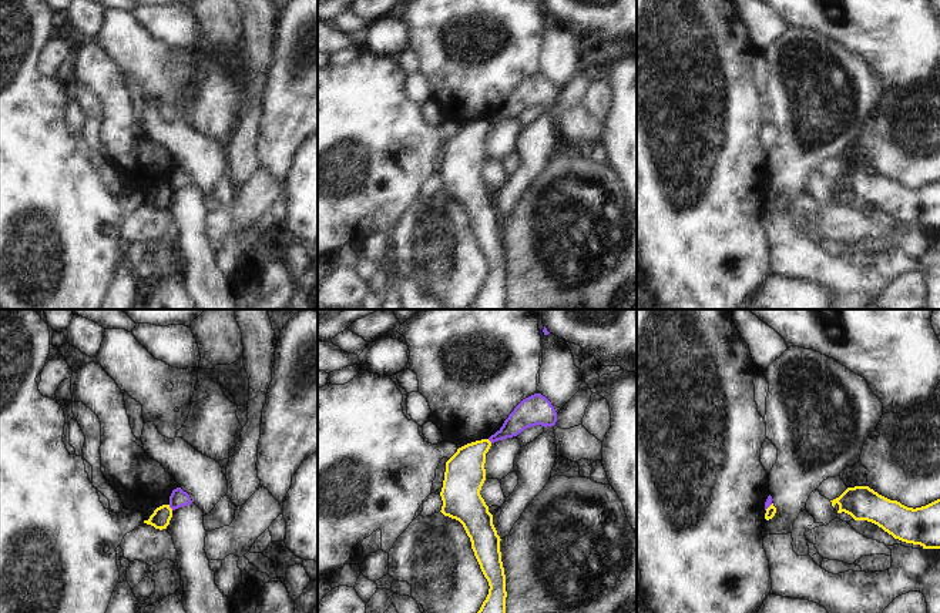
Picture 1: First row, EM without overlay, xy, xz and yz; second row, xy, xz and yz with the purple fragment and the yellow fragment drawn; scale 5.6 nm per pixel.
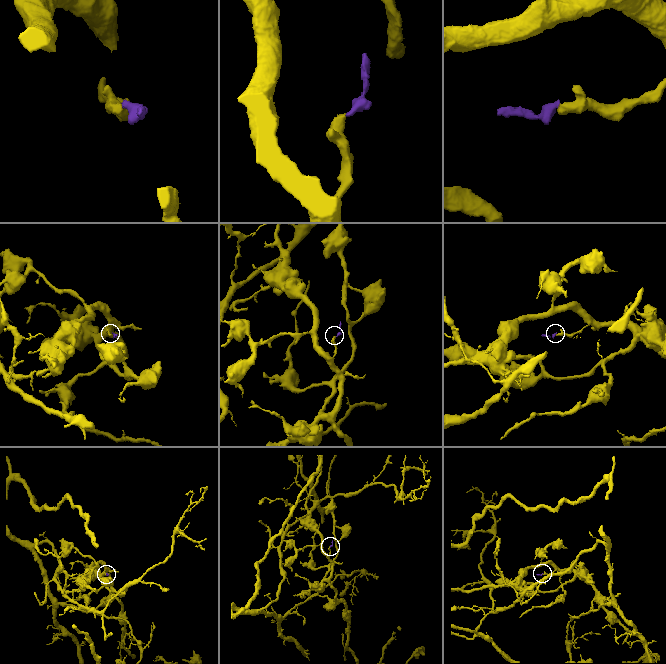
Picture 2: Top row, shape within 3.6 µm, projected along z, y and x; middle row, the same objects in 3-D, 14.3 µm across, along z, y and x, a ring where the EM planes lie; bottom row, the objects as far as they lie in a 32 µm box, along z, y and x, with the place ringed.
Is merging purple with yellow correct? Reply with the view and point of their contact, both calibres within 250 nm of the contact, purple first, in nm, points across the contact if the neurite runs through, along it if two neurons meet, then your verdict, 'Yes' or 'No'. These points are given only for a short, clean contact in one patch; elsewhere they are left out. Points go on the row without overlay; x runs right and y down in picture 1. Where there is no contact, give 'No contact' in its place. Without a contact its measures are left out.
Touches purple at xy (171, 188). Thickness 100 nm (purple) against 110 nm. Boundary: xy (168, 186), (173, 190). No.

